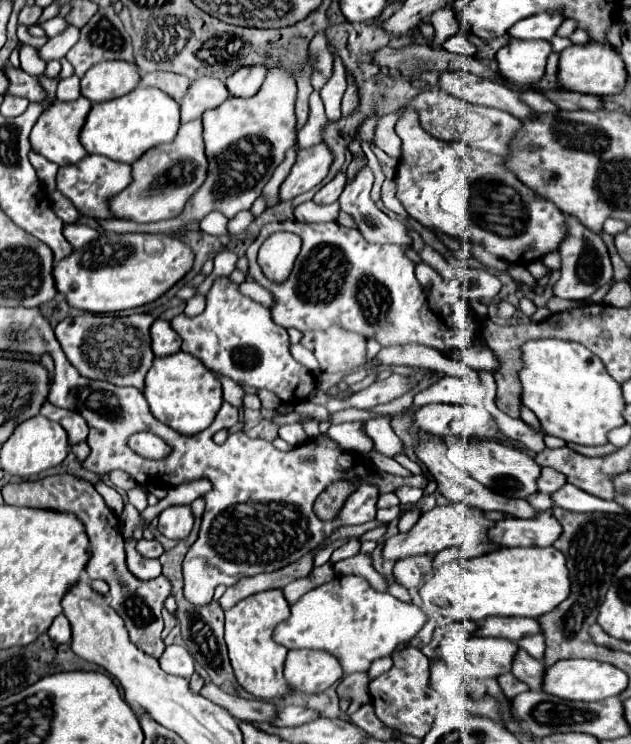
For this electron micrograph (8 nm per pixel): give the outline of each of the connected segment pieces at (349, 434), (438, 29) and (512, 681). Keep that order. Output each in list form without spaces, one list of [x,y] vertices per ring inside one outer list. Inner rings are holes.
[[[343,422],[343,424],[331,424],[331,428],[325,432],[327,438],[337,442],[347,452],[367,454],[373,448],[373,440],[365,436],[363,424],[359,422]]]
[[[451,6],[433,12],[431,14],[431,24],[435,28],[435,37],[431,44],[434,48],[442,48],[443,40],[447,40],[449,36],[459,32],[459,20],[457,20],[455,12],[451,10]]]
[[[507,672],[507,674],[501,674],[499,678],[499,686],[501,686],[501,690],[503,690],[503,694],[511,700],[511,698],[515,698],[519,692],[527,692],[529,688],[527,688],[527,684],[523,684],[521,680],[517,680],[511,672]]]

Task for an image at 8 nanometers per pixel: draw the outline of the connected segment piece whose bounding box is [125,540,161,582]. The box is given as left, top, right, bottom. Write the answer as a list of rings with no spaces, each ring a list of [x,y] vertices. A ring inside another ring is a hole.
[[[135,540],[129,542],[125,546],[125,550],[127,550],[127,568],[129,568],[129,572],[135,578],[147,582],[147,580],[153,580],[153,578],[161,576],[161,564],[159,564],[159,560],[143,560],[143,558],[137,556],[137,552],[135,552]]]

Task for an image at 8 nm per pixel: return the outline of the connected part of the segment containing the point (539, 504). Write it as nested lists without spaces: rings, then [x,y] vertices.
[[[536,492],[529,496],[527,501],[539,510],[547,510],[554,507],[550,494],[544,494],[542,492]]]

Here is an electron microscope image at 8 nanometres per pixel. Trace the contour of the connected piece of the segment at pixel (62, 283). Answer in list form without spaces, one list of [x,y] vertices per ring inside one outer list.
[[[103,234],[97,240],[73,250],[69,256],[53,264],[55,290],[61,294],[69,306],[93,314],[119,312],[129,308],[139,308],[157,300],[165,294],[177,280],[181,280],[193,266],[193,252],[183,242],[183,238],[169,234]]]

